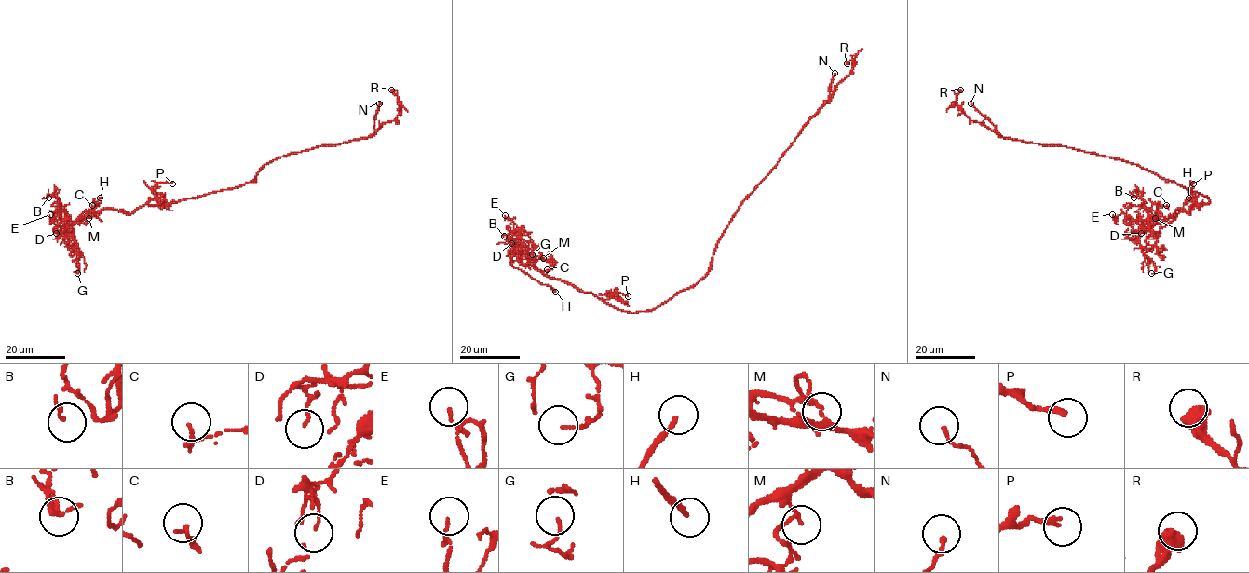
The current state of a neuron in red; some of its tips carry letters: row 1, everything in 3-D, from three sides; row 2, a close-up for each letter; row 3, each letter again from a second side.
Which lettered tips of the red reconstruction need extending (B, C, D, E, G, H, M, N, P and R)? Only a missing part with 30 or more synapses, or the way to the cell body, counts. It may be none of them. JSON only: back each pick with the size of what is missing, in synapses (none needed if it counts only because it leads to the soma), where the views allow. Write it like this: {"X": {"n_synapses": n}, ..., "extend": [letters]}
{"extend": ["H"]}

